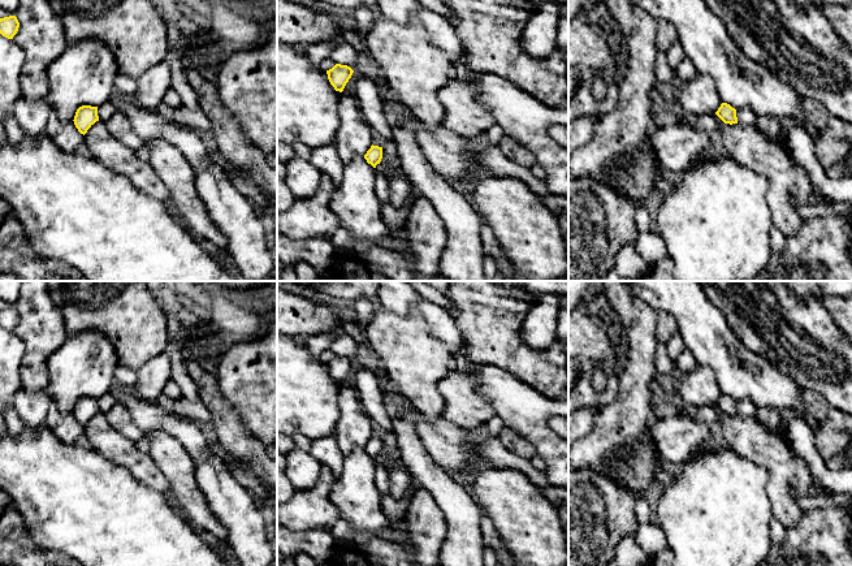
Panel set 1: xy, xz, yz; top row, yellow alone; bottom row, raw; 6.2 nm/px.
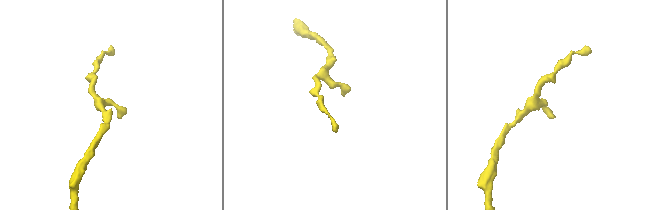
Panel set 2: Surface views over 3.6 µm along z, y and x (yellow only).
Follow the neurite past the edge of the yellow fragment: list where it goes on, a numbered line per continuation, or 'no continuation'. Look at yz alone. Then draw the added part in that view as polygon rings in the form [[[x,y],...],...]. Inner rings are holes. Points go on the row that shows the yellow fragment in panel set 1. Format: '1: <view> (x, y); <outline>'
no continuation

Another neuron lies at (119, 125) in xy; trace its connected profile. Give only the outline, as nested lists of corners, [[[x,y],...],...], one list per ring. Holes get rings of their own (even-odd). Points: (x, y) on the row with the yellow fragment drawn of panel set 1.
[[[121,112],[113,113],[105,125],[113,138],[134,151],[146,144],[146,142],[134,133],[129,118]]]

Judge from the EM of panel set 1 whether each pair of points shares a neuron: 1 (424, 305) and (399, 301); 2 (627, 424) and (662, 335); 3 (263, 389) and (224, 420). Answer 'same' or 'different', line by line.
1: same
2: different
3: different

